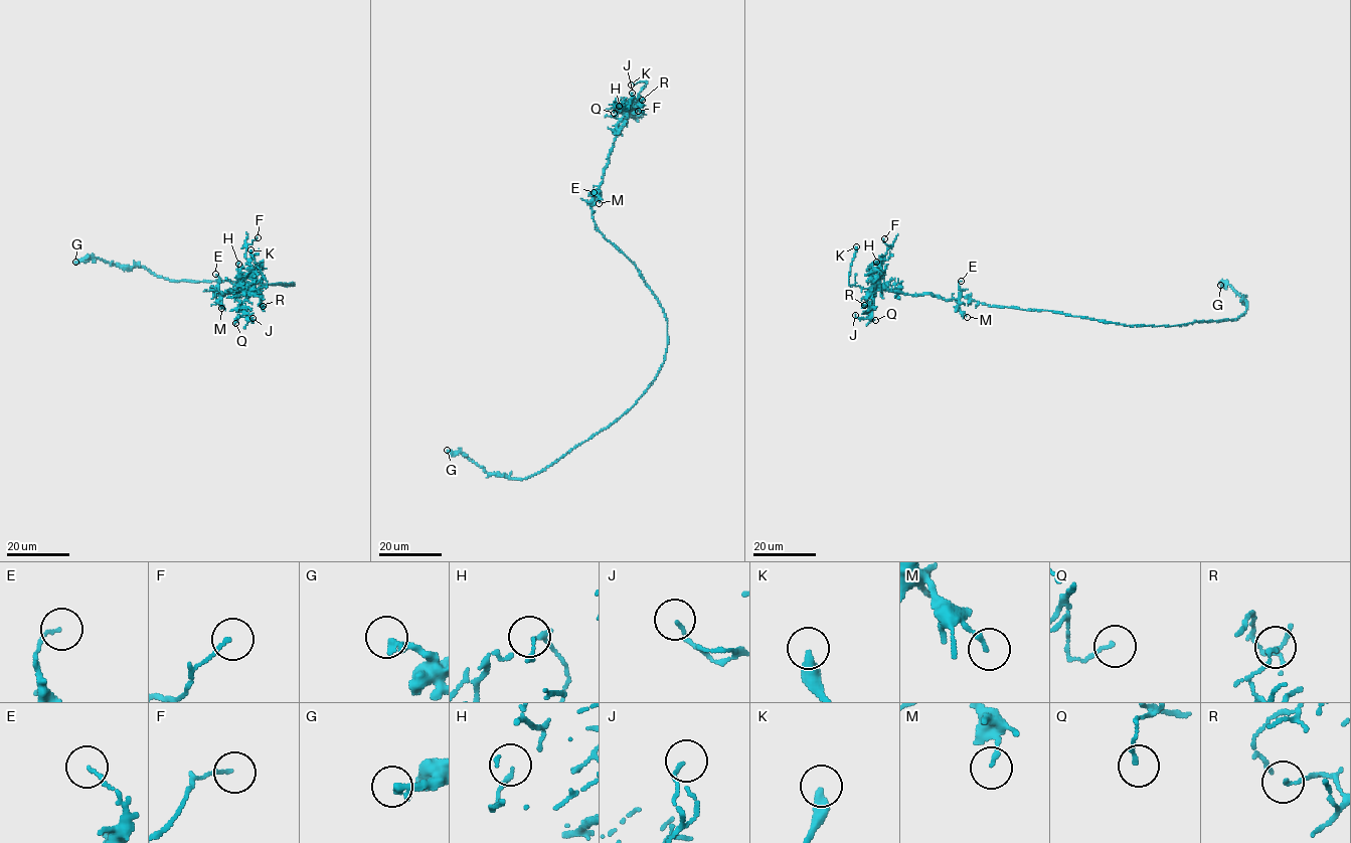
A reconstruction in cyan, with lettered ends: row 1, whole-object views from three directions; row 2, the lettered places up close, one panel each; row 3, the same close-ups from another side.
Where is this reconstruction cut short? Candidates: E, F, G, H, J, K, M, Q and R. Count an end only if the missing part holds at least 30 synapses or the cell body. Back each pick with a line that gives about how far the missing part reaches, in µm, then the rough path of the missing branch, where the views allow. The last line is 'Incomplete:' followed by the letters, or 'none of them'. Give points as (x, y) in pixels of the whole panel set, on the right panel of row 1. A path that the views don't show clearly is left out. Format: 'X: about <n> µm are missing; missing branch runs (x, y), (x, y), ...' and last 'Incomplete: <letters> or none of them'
K: about 35 µm are missing; missing branch runs (856, 246), (856, 229), (845, 219), (821, 173)
Incomplete: K

